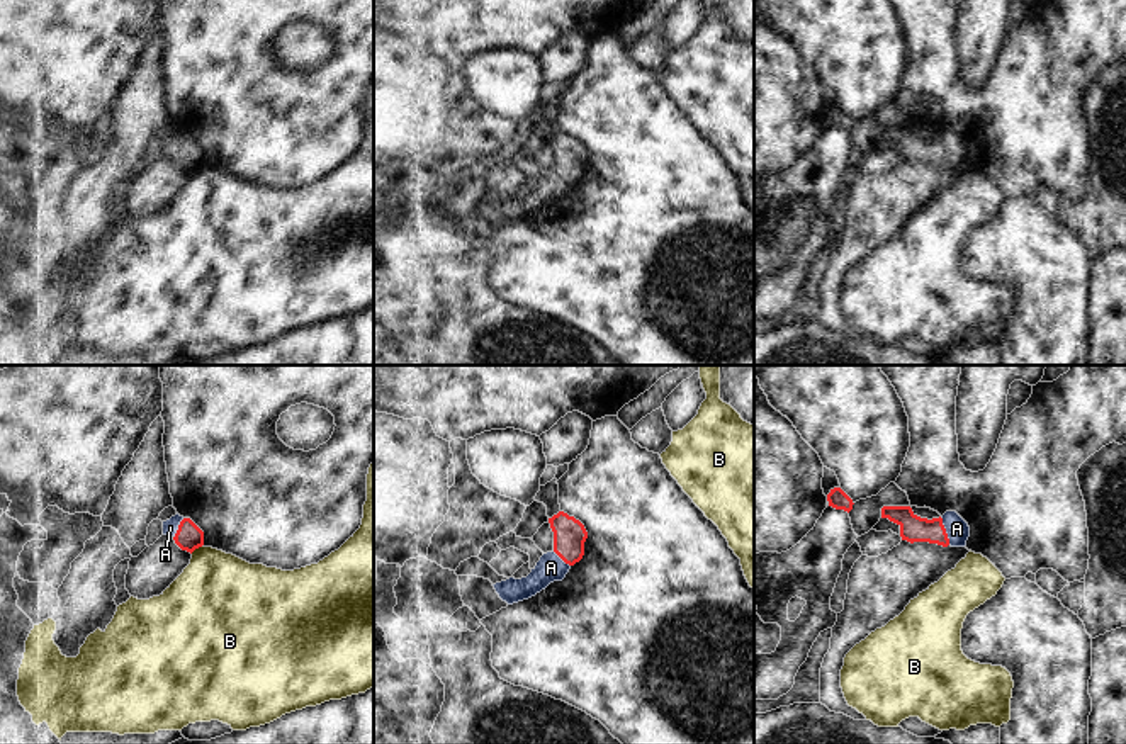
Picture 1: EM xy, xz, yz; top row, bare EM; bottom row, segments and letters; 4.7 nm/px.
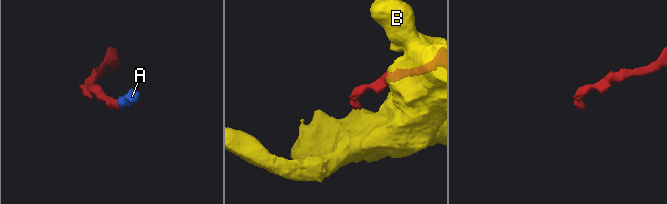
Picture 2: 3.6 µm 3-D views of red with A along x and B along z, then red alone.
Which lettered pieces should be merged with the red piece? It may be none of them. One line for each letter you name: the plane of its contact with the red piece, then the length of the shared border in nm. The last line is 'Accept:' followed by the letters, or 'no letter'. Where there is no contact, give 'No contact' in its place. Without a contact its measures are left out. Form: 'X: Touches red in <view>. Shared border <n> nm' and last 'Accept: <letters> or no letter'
A: Touches red in yz. Shared border 140 nm
Accept: A.

